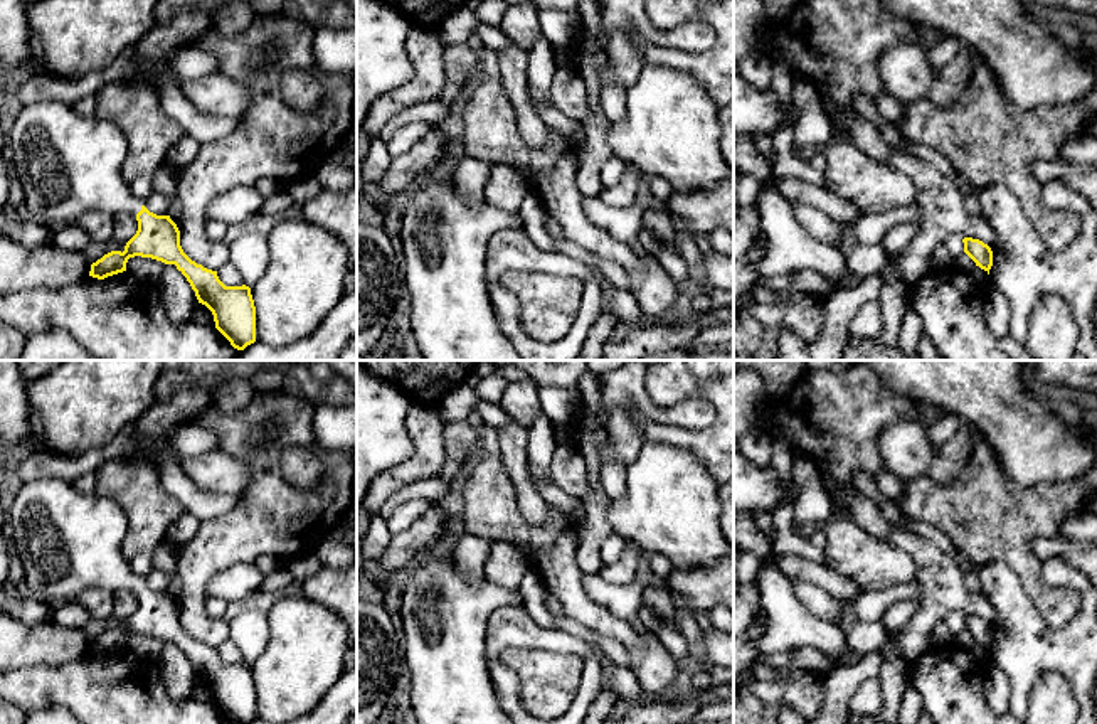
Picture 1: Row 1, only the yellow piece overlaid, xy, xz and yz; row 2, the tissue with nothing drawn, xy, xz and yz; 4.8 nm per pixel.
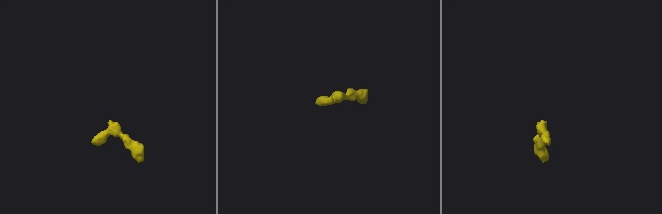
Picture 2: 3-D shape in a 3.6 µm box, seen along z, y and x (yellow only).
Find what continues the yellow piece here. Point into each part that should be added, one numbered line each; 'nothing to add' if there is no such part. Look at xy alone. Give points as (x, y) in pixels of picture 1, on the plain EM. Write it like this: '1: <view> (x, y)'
1: xy (68, 541)

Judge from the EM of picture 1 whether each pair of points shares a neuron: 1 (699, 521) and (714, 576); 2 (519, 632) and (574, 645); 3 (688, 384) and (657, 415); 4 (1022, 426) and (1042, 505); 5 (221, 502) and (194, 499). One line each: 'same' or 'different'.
1: different
2: same
3: different
4: different
5: same

